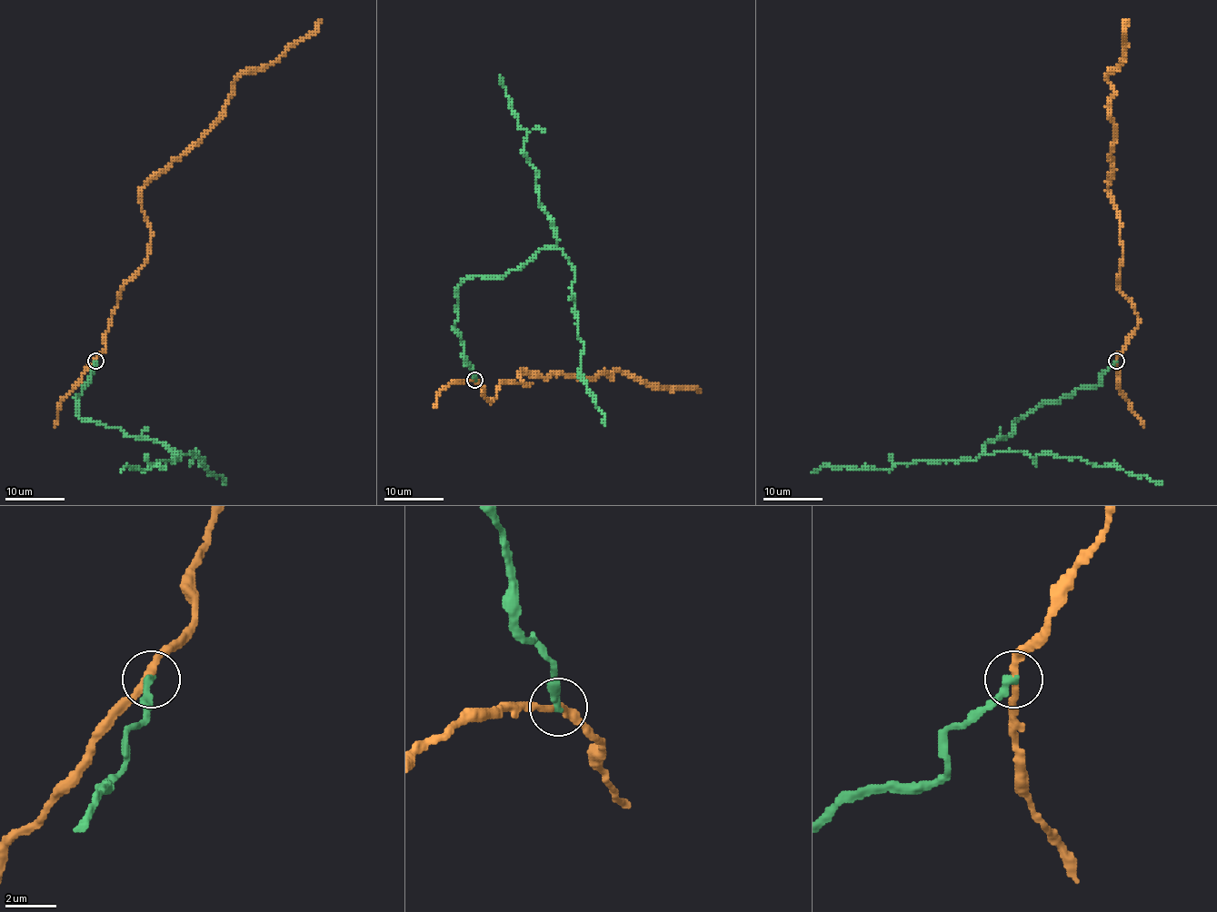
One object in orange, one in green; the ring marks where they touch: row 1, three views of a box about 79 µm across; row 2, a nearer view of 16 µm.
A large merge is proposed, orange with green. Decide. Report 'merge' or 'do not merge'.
do not merge

